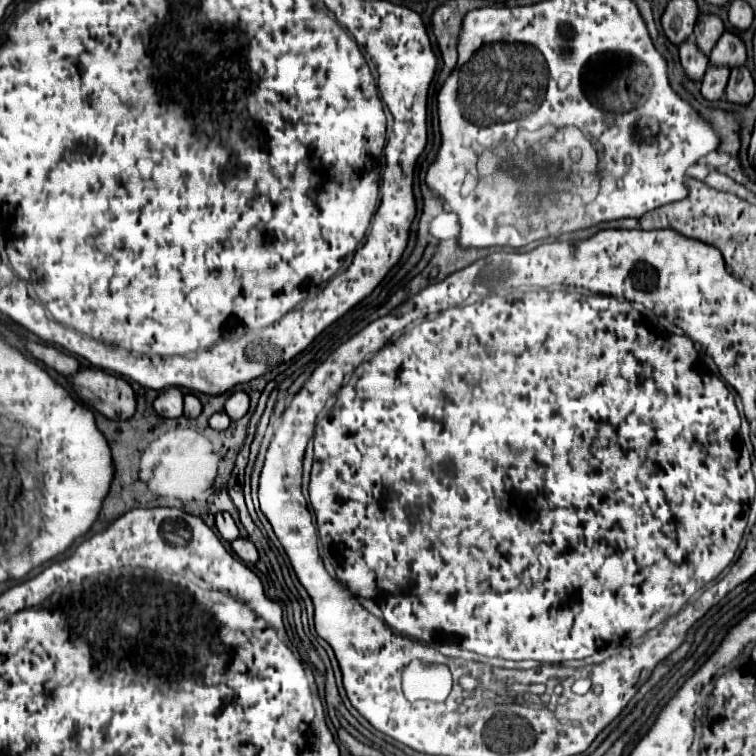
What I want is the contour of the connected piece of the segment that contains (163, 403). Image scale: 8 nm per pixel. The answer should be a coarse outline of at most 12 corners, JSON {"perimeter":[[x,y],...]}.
{"perimeter":[[167,388],[153,406],[163,418],[183,414],[183,394]]}

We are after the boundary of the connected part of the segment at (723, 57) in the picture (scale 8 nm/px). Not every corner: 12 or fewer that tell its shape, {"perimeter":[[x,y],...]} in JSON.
{"perimeter":[[725,32],[709,56],[711,66],[737,68],[747,60],[745,44]]}

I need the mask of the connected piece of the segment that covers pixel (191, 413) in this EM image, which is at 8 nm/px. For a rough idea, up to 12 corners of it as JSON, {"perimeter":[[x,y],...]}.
{"perimeter":[[185,394],[185,416],[197,418],[201,402],[195,394]]}

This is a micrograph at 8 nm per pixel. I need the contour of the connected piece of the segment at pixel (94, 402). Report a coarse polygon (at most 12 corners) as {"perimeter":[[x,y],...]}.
{"perimeter":[[81,366],[67,378],[77,396],[109,420],[129,420],[131,384]]}

